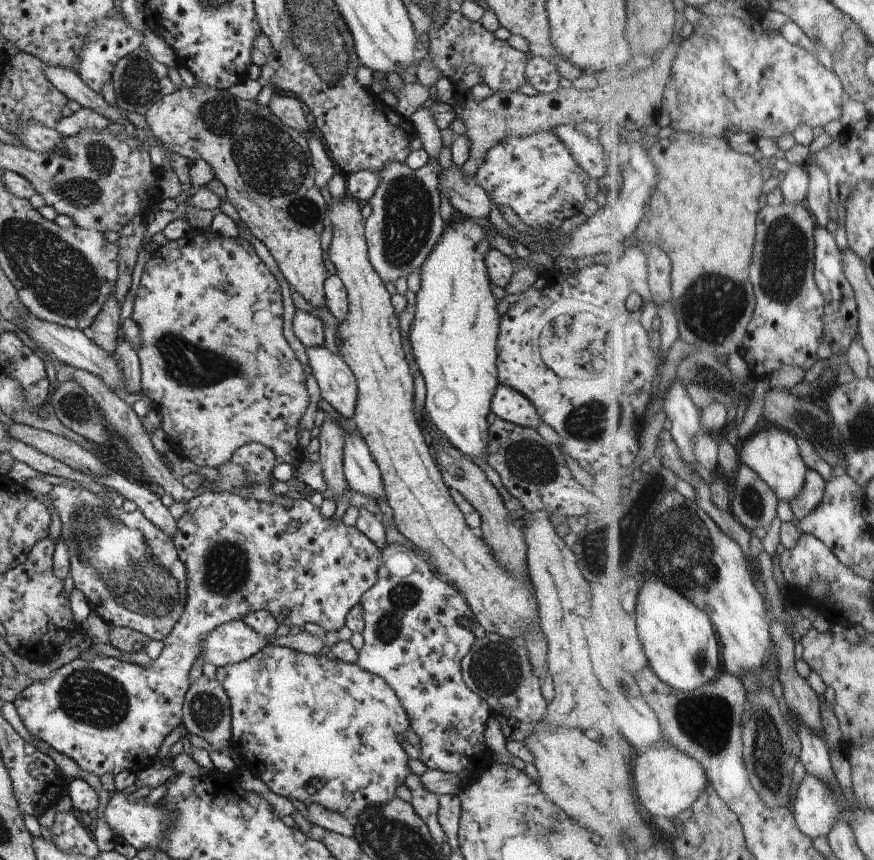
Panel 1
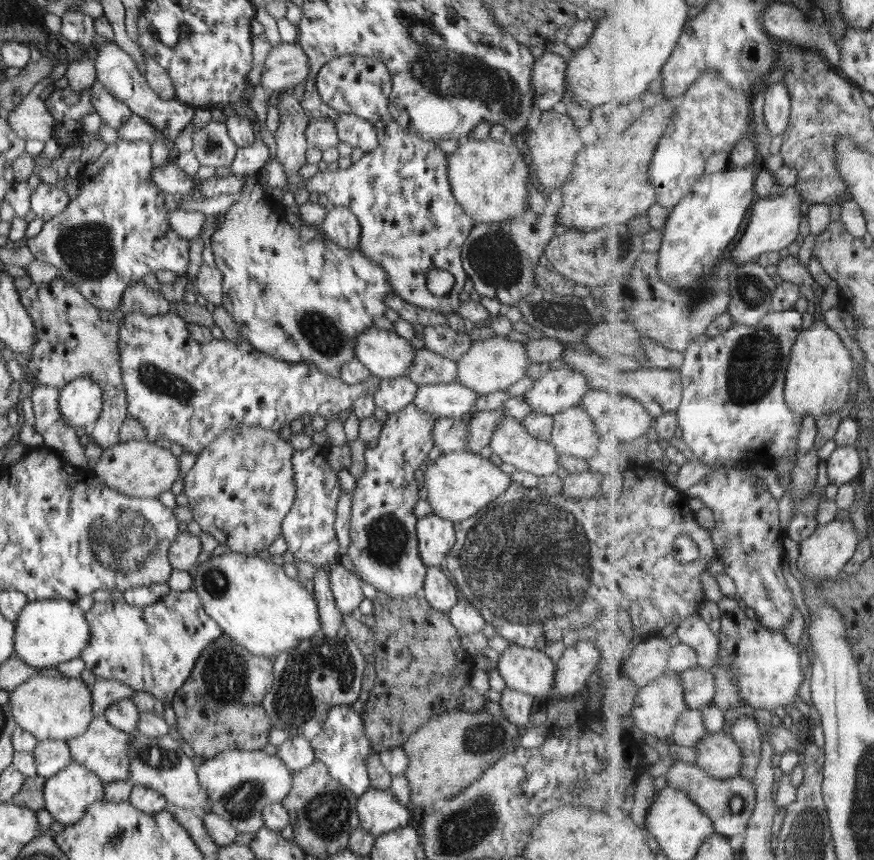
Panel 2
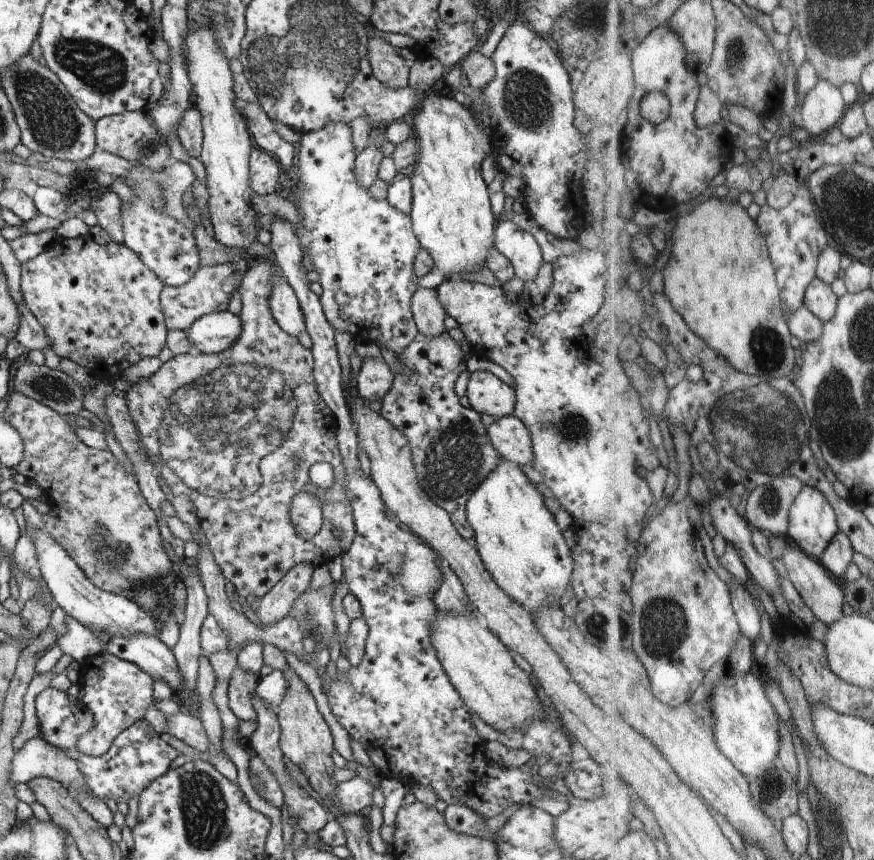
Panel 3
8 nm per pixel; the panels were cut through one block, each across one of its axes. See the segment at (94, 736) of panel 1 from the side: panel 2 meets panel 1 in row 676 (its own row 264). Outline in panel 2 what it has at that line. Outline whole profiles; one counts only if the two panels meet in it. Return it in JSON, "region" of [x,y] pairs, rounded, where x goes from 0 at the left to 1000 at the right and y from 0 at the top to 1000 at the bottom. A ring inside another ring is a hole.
{"region":[[[136,163],[134,166],[122,169],[109,187],[97,192],[90,200],[89,208],[92,223],[89,223],[89,228],[87,228],[85,233],[81,233],[69,249],[64,249],[62,253],[54,256],[49,262],[49,266],[47,266],[41,274],[31,277],[31,287],[35,291],[39,300],[63,309],[68,316],[66,319],[72,321],[82,333],[87,333],[90,341],[112,360],[122,360],[124,363],[133,360],[137,356],[138,347],[143,341],[143,337],[148,335],[148,333],[156,331],[161,323],[167,321],[167,319],[176,319],[182,314],[195,314],[195,316],[201,316],[205,321],[213,320],[214,312],[217,307],[216,291],[219,279],[206,276],[192,259],[193,244],[188,241],[188,226],[182,221],[182,216],[178,216],[178,213],[175,210],[173,203],[175,194],[173,185],[173,166],[167,165],[166,163],[149,165]]]}

